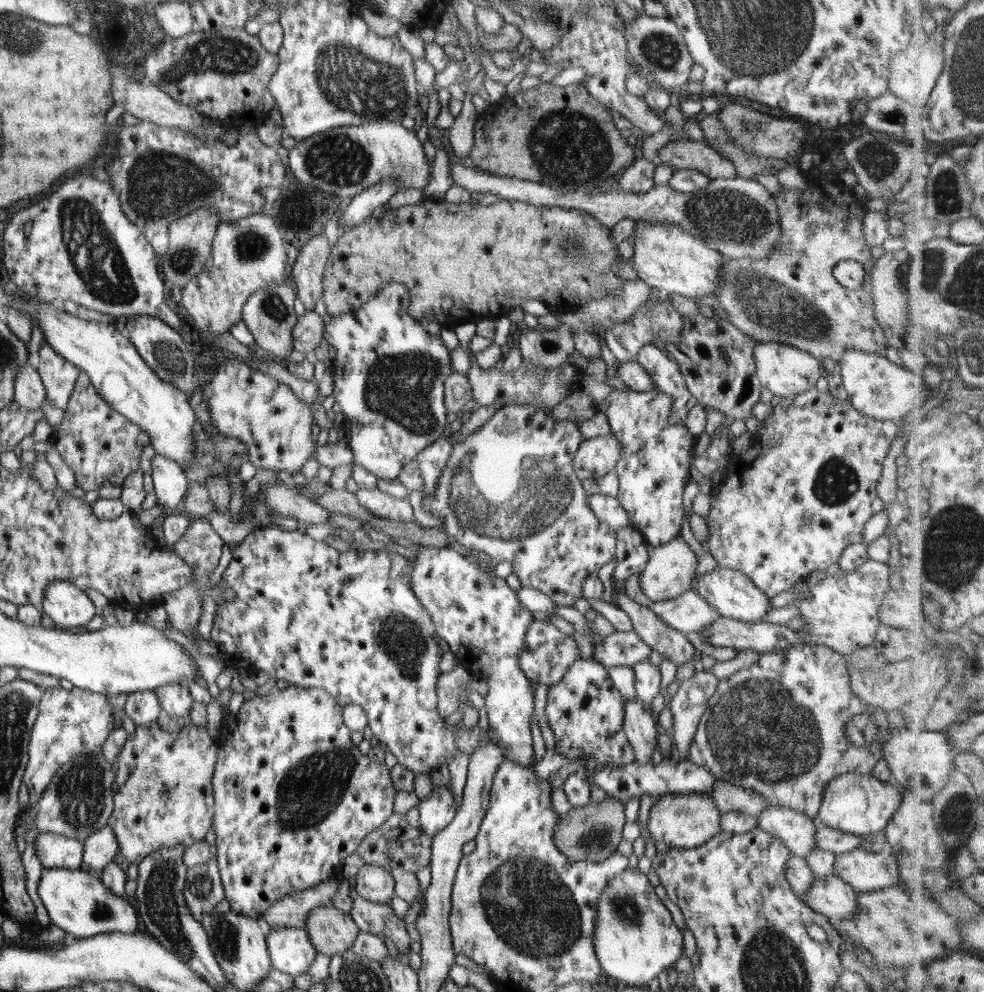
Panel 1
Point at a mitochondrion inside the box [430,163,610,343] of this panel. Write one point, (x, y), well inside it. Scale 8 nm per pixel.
(573, 247)

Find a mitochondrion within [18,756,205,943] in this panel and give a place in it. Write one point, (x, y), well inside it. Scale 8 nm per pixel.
(101, 912)

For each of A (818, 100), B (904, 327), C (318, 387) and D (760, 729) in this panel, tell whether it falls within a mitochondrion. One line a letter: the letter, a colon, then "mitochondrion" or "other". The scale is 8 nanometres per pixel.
A: other
B: mitochondrion
C: other
D: mitochondrion

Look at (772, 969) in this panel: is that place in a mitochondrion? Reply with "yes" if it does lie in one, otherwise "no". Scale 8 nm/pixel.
yes

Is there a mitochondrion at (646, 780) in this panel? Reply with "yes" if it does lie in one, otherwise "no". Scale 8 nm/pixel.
no

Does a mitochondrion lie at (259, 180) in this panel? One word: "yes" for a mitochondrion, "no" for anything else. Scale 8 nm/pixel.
no

